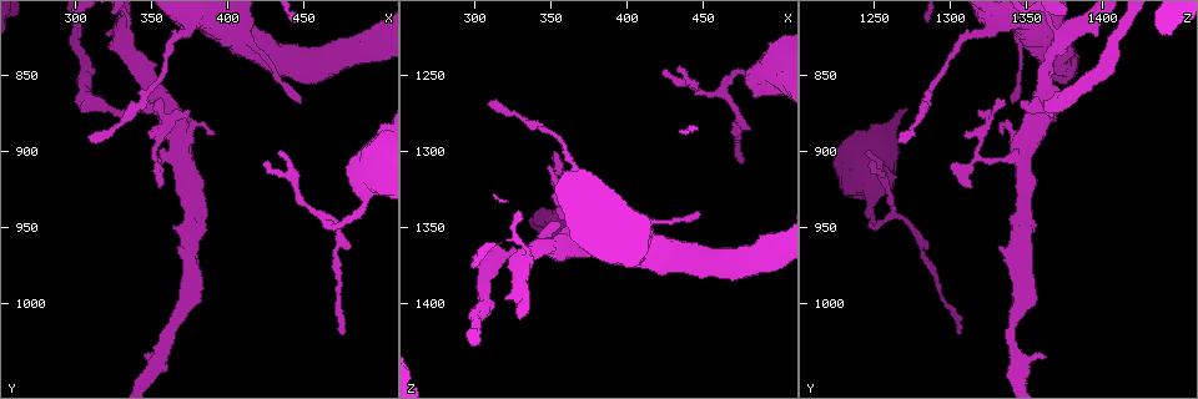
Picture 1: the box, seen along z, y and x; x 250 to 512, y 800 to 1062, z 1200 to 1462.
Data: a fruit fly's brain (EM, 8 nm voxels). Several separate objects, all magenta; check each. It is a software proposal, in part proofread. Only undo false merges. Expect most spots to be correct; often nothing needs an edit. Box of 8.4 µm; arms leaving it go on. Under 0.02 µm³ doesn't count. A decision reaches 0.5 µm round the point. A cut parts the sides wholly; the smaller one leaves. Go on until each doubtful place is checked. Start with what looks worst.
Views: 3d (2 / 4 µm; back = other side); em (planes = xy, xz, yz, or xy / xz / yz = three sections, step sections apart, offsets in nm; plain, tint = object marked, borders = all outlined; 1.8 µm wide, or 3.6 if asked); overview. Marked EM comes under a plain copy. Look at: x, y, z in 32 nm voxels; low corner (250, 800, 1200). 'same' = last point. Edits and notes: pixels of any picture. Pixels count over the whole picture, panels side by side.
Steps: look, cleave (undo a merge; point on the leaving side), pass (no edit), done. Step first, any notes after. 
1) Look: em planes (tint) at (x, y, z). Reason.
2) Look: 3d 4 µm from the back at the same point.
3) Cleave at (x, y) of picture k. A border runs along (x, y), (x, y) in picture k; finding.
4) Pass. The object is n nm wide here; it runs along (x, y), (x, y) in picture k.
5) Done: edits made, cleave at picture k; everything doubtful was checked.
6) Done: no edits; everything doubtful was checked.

Look: em 3.6 µm planes (tint) at (464, 944, 1260). Abrupt turn.

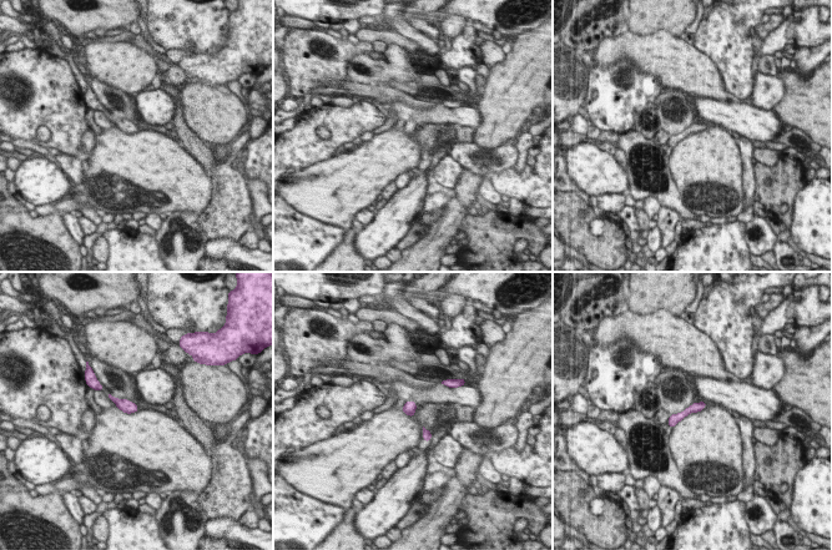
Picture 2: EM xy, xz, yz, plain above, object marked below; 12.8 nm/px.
Pass. It runs along (702, 404), (689, 409), (670, 422) in picture 2; continuous, no second neuron.

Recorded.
Look: 3d 2 µm from the back at (352, 900, 1318). Sharp bend.

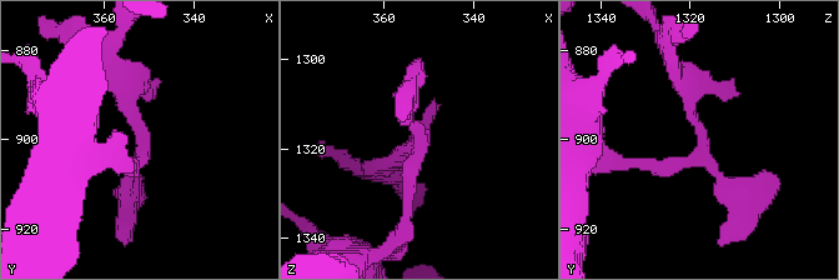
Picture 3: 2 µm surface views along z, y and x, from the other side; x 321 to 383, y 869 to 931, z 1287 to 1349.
Look: em planes (tint) at (351, 901, 1318).

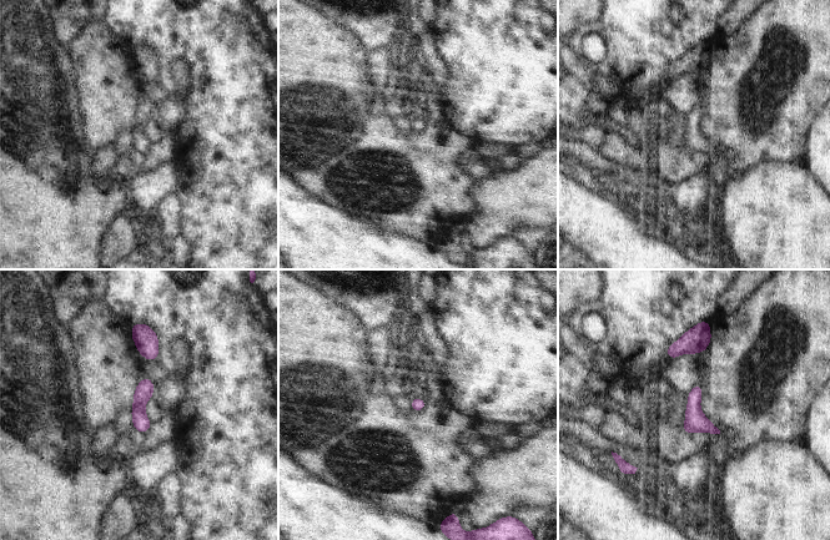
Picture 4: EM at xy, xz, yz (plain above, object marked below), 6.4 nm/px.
Pass. One neuron here.

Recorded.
Look: em planes (borders) at (368, 898, 1346). Calibre changes.

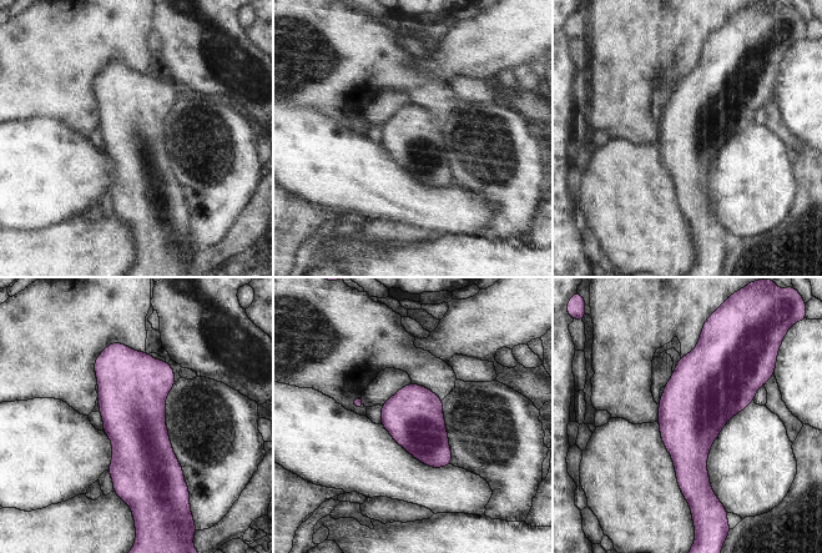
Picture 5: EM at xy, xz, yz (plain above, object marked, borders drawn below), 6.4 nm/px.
Pass. One neuron here.

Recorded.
Done: no edits; everything doubtful was checked.

